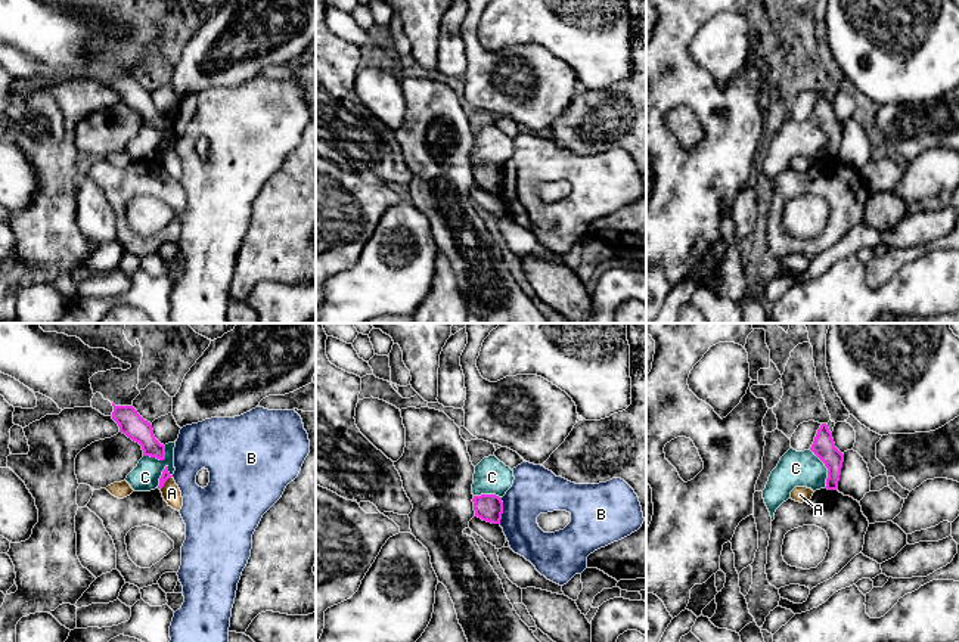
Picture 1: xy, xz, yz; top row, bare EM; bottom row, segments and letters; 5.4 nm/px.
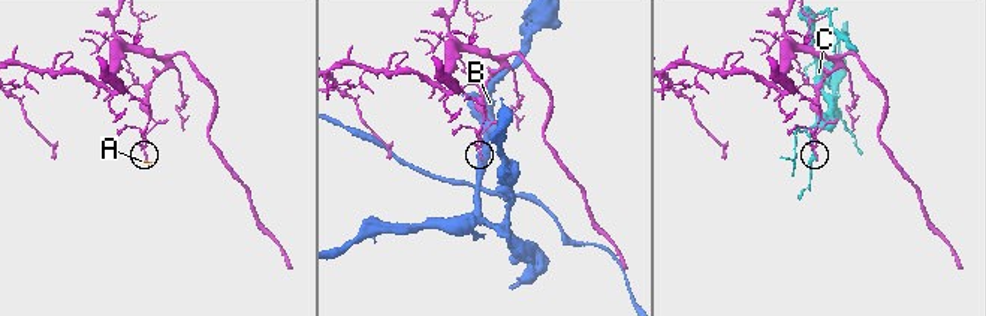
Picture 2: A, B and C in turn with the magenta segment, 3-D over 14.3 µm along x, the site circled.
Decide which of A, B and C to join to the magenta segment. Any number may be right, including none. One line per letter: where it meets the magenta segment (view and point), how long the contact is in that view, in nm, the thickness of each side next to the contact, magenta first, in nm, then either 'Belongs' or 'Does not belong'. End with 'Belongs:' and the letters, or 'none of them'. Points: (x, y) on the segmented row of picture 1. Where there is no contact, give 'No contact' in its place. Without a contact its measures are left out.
A: Touches magenta at xy (164, 483). Shared border 100 nm. Thickness 50 nm (magenta) against 100 nm. Does not belong
B: Touches magenta at xz (502, 511). Shared border 140 nm. Thickness 150 nm (magenta) against 260 nm. Does not belong
C: Touches magenta at yz (826, 467). Shared border 240 nm. Thickness 120 nm (magenta) against 190 nm. Does not belong
Belongs: none of them

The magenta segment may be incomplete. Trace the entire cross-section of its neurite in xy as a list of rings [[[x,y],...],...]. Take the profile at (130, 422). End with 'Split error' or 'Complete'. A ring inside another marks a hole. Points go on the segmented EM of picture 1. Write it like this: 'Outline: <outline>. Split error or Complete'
Outline: [[[114,406],[112,419],[118,424],[120,432],[139,443],[143,456],[165,459],[165,446],[155,435],[150,422],[145,421],[133,406]]]. Complete

